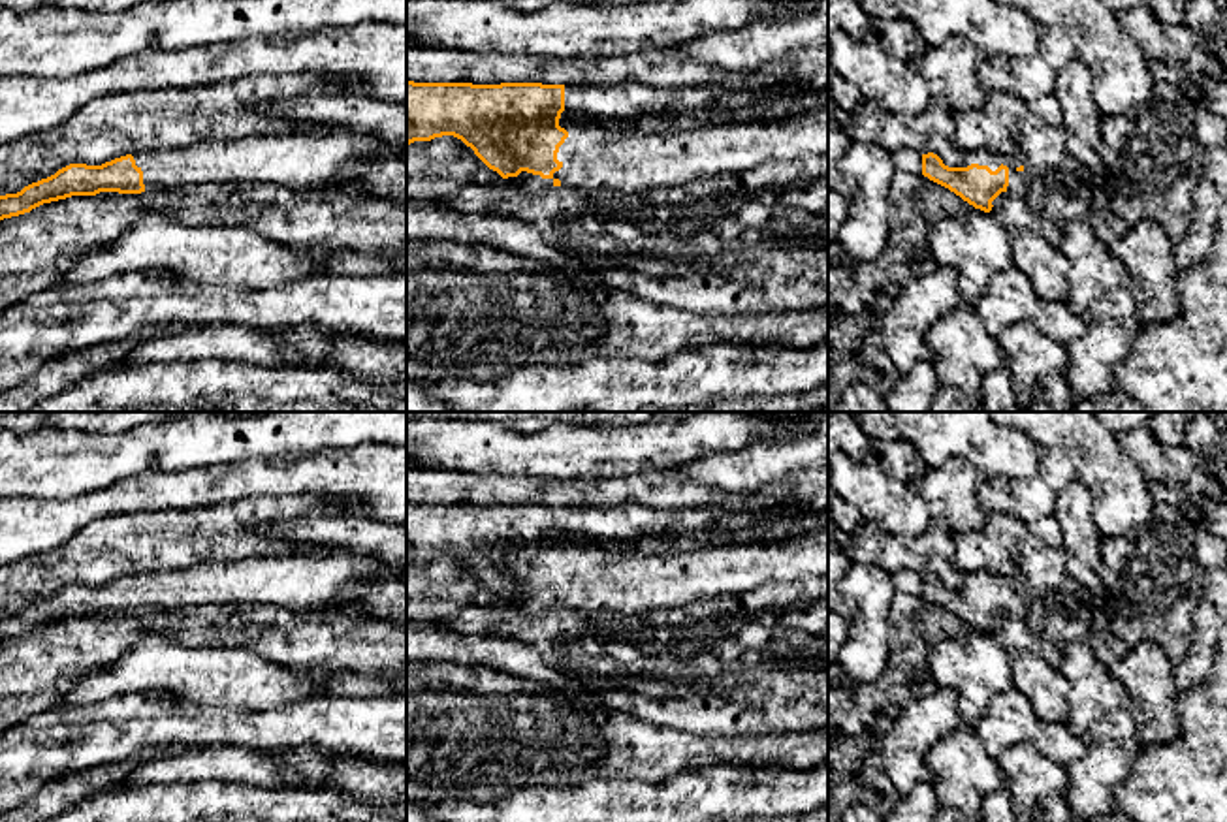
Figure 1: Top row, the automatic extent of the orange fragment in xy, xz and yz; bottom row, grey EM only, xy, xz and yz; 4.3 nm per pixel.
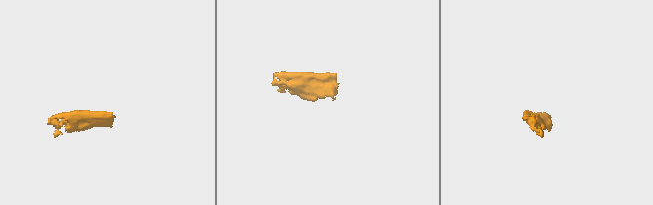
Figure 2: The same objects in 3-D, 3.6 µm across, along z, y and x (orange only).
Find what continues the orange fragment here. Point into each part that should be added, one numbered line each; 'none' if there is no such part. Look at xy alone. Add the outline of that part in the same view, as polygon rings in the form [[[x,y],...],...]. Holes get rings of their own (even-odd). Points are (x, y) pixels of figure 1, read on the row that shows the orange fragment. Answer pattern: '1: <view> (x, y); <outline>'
1: xy (296, 160); [[[352,132],[326,134],[275,134],[248,135],[239,139],[205,139],[190,147],[156,149],[132,154],[143,171],[145,192],[152,190],[188,190],[198,184],[250,184],[271,182],[292,190],[329,188],[339,181],[339,173],[348,166],[380,164],[397,154],[391,145],[371,135]]]

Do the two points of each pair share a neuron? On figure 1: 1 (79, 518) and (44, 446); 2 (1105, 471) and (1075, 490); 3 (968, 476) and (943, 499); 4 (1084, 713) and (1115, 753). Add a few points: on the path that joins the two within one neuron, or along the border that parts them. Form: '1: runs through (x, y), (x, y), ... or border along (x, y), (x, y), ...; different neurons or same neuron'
1: border along (111, 484), (70, 497), (27, 499); different neurons
2: border along (1077, 478), (1090, 493), (1096, 527); different neurons
3: runs through (962, 480), (949, 493); same neuron
4: border along (1096, 723), (1083, 738); different neurons

